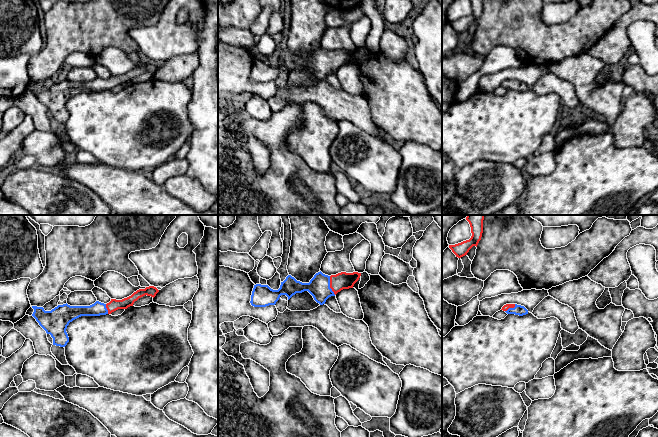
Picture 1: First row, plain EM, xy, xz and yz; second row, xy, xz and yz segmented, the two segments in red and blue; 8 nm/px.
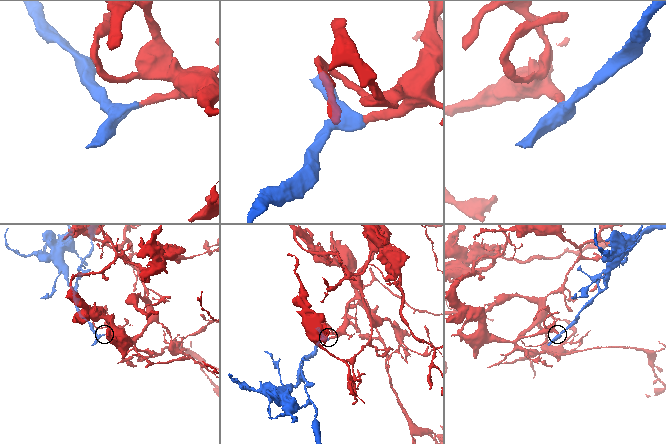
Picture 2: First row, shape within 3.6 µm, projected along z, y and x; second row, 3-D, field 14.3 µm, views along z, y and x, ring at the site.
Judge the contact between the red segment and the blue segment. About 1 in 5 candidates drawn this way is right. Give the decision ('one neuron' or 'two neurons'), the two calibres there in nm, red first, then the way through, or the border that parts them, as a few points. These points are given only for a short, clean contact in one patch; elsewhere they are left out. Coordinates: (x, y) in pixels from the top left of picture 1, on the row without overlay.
one neuron | 140/180 nm | across xz (343, 56), (330, 61), (319, 62)

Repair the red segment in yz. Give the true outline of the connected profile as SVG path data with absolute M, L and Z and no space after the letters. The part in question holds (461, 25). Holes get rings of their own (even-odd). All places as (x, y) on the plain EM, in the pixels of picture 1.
M470 0L472 12L469 16L463 17L455 21L449 21L449 24L456 31L461 34L469 28L469 26L478 21L483 9L483 0Z

